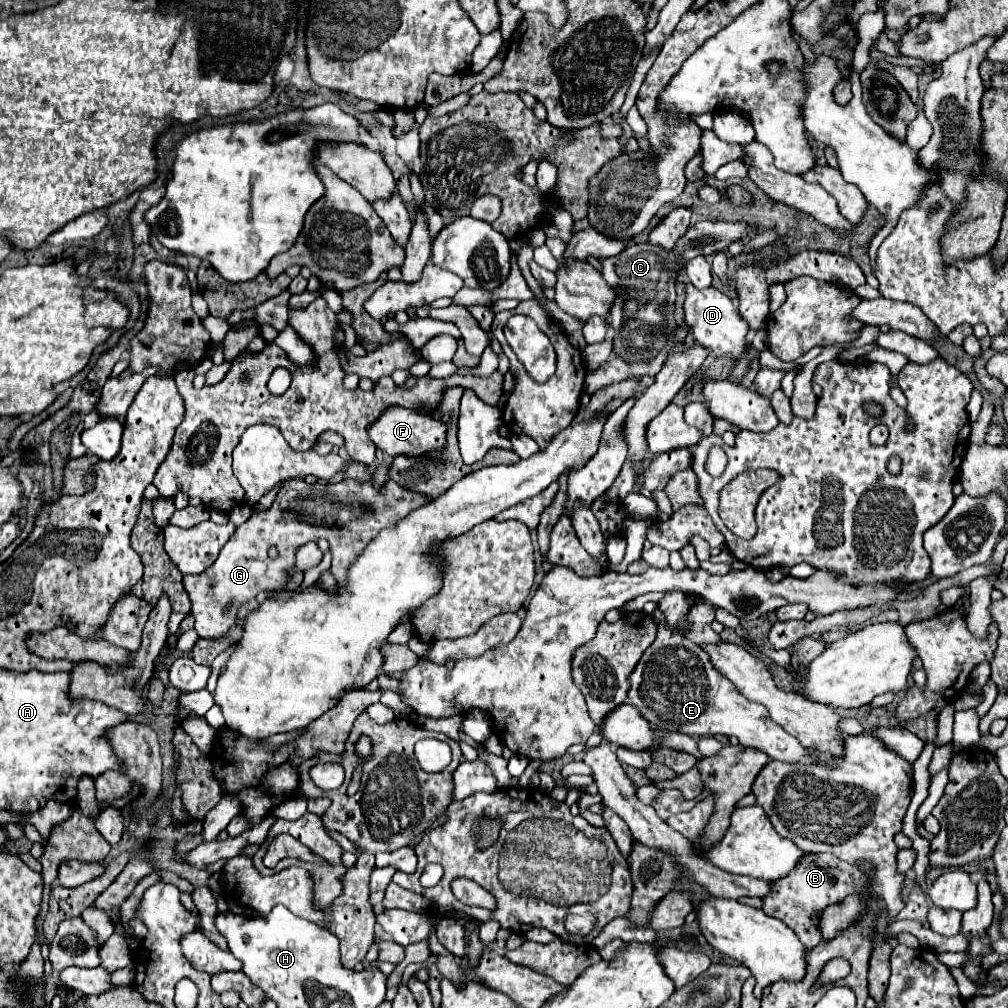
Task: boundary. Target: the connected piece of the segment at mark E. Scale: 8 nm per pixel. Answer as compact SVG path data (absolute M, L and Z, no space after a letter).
M658 625L658 637L644 651L628 681L630 689L626 701L632 703L652 727L686 733L690 737L738 737L744 747L760 749L776 761L804 765L818 761L768 717L766 707L742 697L736 687L712 667L700 645L688 641L678 629Z

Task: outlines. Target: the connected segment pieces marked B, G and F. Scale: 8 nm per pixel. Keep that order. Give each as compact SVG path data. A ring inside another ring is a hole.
M806 853L784 879L772 883L772 895L762 899L762 909L772 917L782 919L798 935L798 939L806 945L806 949L812 949L820 943L820 929L816 927L816 915L820 915L824 907L836 905L852 893L862 893L864 883L866 875L860 867L836 859L832 853Z
M304 479L284 481L272 507L262 513L252 513L252 517L242 523L222 547L214 565L200 575L186 575L186 593L192 603L192 617L198 635L204 639L220 639L228 635L230 627L236 625L238 609L246 601L254 599L260 591L284 589L290 583L296 565L296 549L308 541L324 538L329 542L332 554L330 571L338 582L344 584L350 565L360 557L360 551L364 551L380 529L396 527L404 515L430 501L428 495L408 491L394 481L386 483L382 491L374 489L372 481L342 481L336 485L308 485ZM270 545L276 545L280 551L276 561L268 557ZM226 603L232 603L230 615L222 613Z
M386 407L378 419L368 427L368 435L378 449L382 449L388 457L398 453L406 455L422 455L434 449L442 449L446 443L446 425L442 421L432 419L430 415L420 415L418 411L408 411L406 407Z

